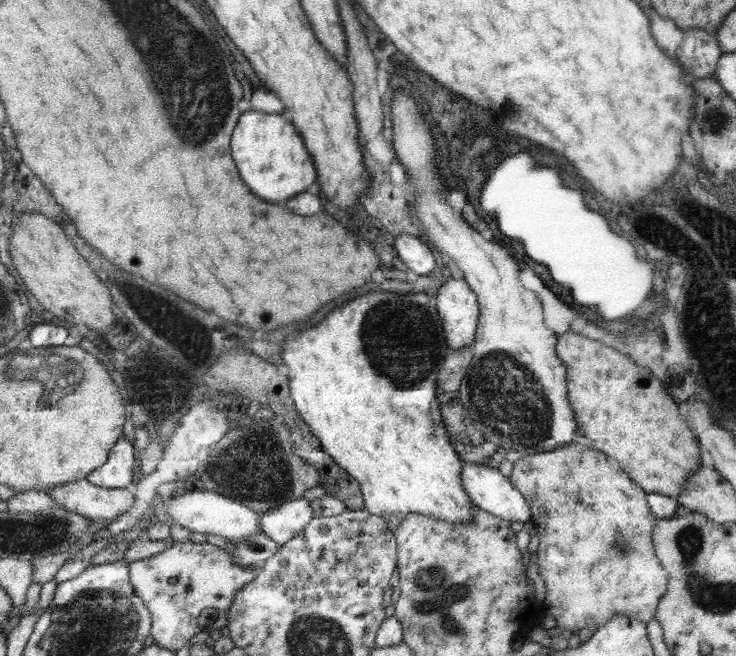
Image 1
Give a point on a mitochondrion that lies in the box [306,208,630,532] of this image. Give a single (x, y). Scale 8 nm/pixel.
(496, 381)

